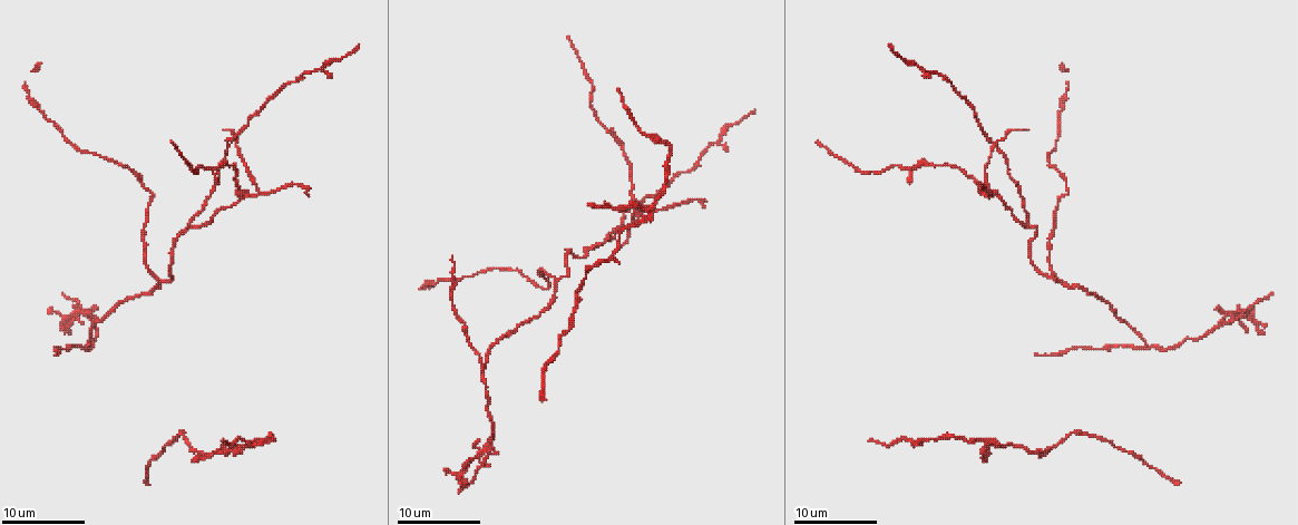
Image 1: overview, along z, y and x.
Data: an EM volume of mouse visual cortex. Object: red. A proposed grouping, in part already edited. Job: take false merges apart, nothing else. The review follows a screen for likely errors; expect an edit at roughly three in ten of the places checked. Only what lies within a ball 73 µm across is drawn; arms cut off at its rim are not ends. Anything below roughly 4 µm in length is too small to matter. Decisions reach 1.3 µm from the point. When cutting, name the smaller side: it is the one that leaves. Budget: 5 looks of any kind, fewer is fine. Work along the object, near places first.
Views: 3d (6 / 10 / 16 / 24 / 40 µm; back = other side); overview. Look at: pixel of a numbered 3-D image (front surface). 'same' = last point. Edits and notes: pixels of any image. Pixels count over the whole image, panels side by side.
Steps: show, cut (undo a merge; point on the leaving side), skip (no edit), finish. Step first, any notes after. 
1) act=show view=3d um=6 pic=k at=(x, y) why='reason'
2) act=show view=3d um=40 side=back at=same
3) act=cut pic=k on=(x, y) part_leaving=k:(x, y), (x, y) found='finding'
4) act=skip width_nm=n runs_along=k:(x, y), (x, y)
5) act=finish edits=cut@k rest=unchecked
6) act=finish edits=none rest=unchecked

act=show view=3d um=16 pic=1 at=(718, 141) why='two arms in line, one across'

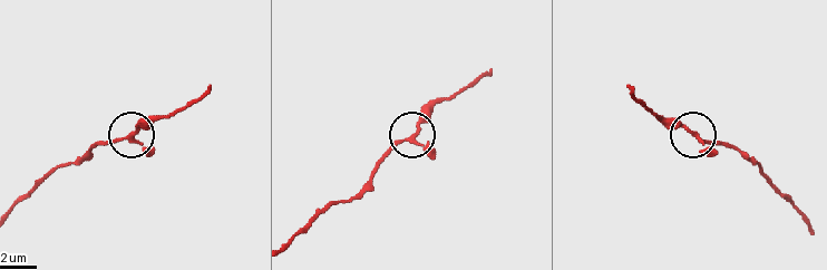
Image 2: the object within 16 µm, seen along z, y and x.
act=show view=3d um=6 pic=2 at=(414, 139)

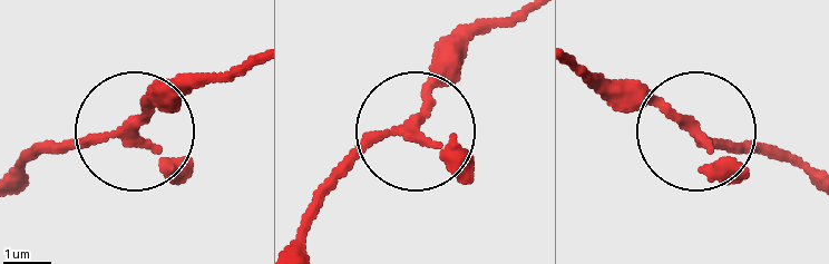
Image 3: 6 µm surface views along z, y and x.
act=skip arms=3 found='continuous, no second neuron'

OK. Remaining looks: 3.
act=show view=3d um=10 pic=1 at=(693, 170) why='calibre changes'

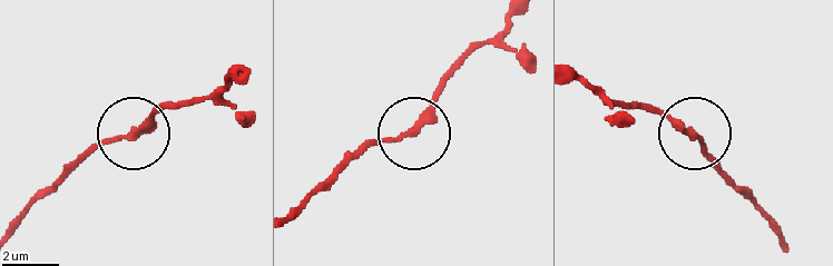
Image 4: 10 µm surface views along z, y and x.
act=skip found='one neuron here'

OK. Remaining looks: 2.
act=show view=3d um=16 pic=1 at=(245, 196) why='four-way junction'

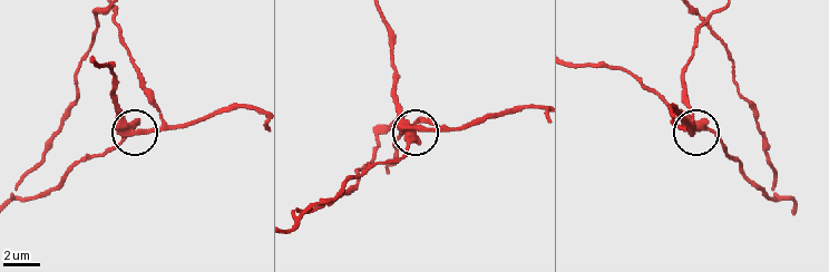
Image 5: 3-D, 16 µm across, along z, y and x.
act=cut pic=5 on=(115, 109) width_nm=380 part_leaving=5:(408, 126), (395, 87), (395, 51), (382, 11) found='two neurons meet here'

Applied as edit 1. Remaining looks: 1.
act=finish edits=cut@5 rest=unchecked

